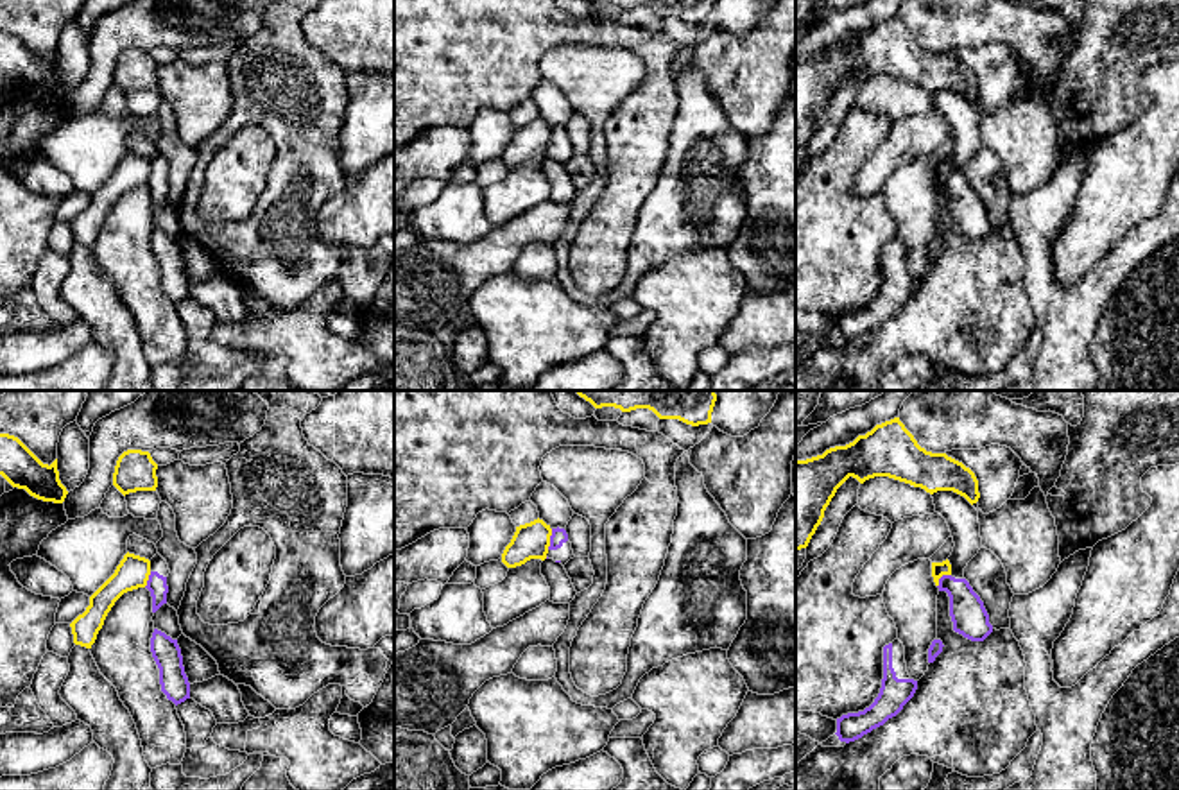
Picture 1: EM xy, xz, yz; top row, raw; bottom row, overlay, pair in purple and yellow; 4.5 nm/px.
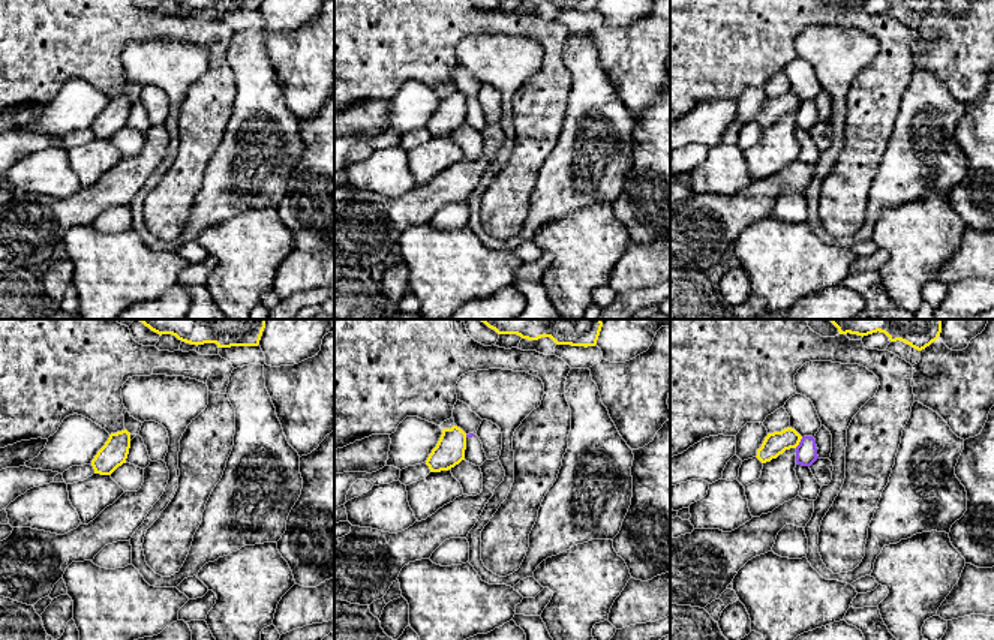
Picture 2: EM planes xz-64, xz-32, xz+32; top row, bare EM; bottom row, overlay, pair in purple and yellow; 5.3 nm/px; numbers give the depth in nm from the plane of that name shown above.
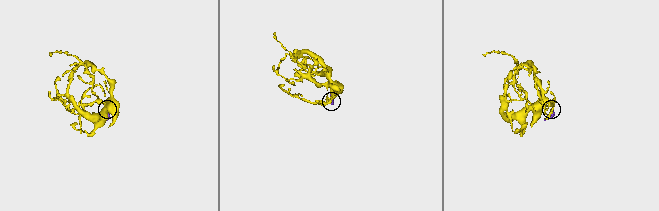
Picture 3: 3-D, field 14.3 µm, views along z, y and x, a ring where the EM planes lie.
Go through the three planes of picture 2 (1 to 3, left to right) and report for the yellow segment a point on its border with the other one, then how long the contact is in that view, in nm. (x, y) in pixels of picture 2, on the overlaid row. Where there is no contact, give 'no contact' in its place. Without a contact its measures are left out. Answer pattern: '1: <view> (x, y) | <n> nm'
1: no contact
2: no contact
3: xz+32 (799, 442) | 70 nm

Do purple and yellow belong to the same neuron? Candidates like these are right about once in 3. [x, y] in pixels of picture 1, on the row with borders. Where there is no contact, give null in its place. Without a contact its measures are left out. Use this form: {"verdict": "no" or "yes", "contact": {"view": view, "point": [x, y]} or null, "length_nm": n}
{"verdict": "no", "contact": {"view": "xz", "point": [550, 540]}, "length_nm": 100}

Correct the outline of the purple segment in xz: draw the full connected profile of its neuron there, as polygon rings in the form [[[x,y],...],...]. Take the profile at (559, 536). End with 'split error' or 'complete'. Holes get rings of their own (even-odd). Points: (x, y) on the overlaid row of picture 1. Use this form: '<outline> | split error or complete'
[[[559,527],[552,528],[546,559],[554,559],[555,562],[561,562],[564,566],[573,557],[575,555],[572,550],[572,543],[568,541],[566,530]]] | split error

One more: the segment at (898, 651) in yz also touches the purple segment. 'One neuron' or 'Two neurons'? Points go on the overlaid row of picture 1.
One neuron

